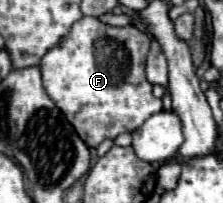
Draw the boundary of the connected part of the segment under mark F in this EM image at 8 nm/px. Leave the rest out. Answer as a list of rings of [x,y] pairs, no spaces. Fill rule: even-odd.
[[[83,16],[81,20],[77,20],[77,24],[73,24],[73,28],[61,40],[61,44],[53,46],[41,58],[39,68],[41,68],[43,86],[49,98],[73,124],[73,128],[87,142],[87,146],[97,148],[105,138],[115,140],[123,132],[133,132],[149,116],[163,110],[161,100],[151,94],[151,84],[145,78],[145,54],[149,52],[149,44],[151,44],[151,36],[133,24],[125,28],[115,28],[115,26],[103,24],[99,18]]]

